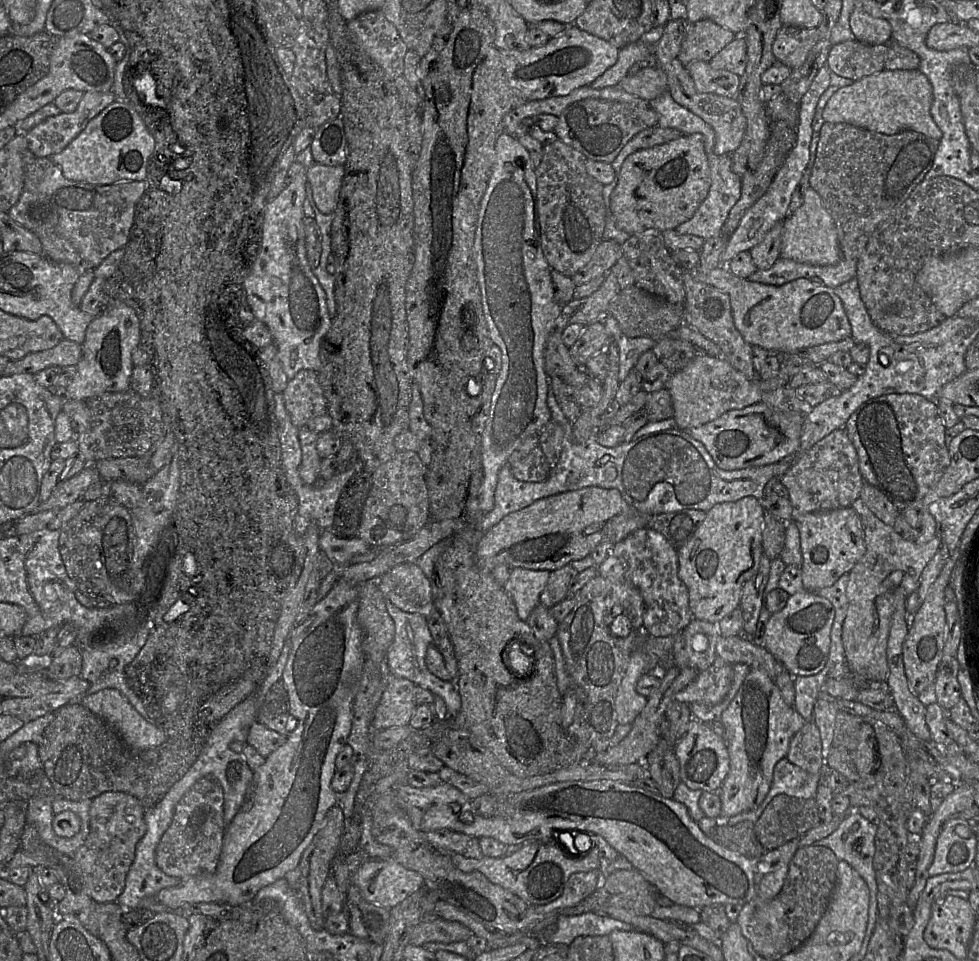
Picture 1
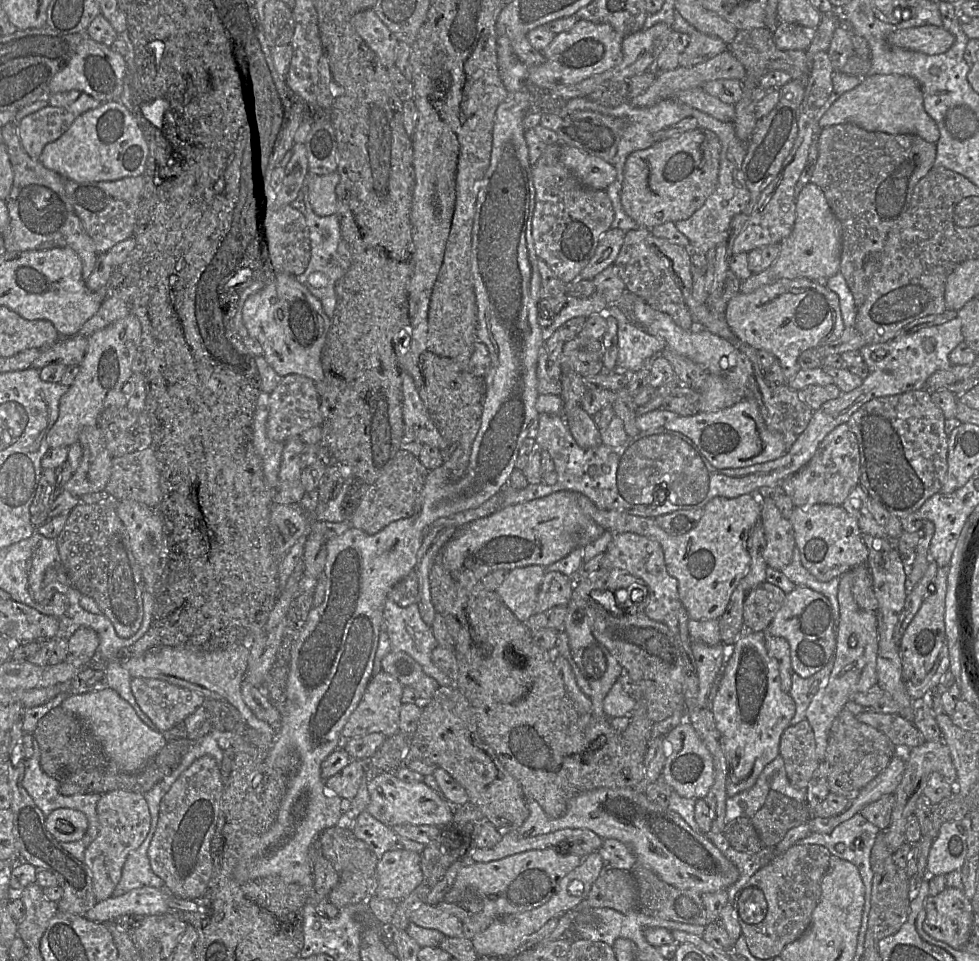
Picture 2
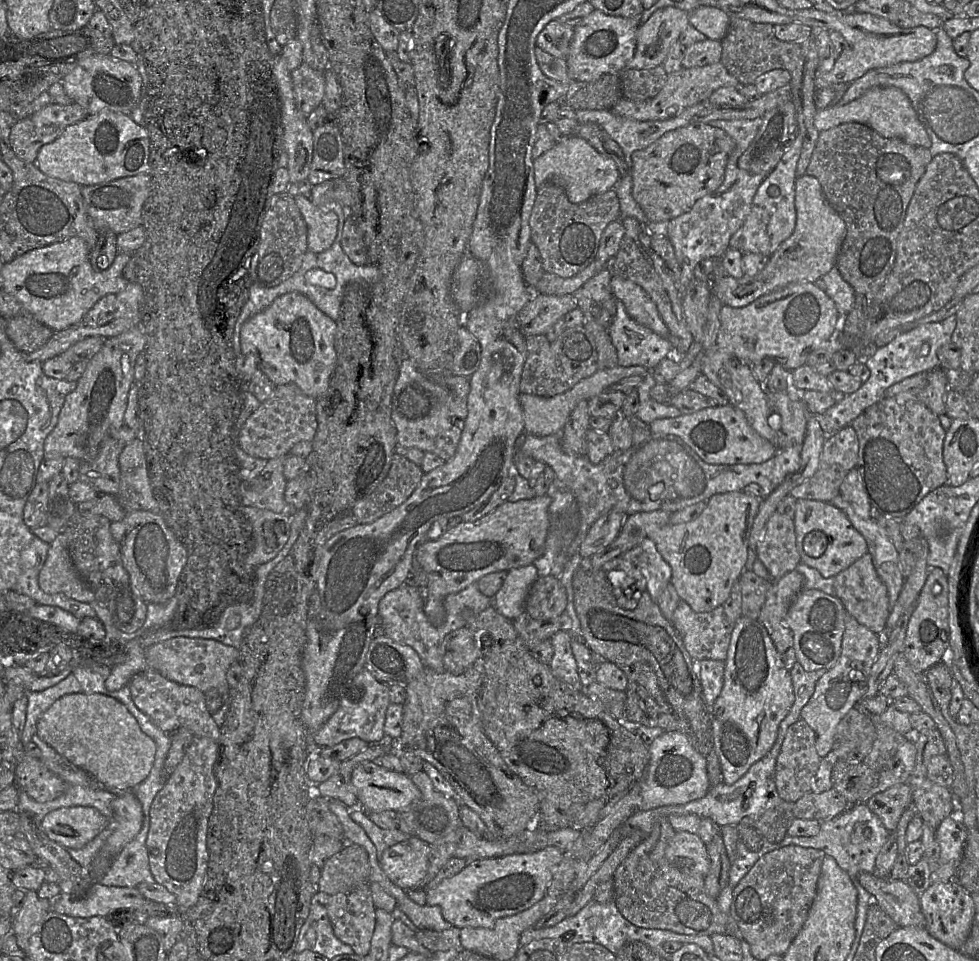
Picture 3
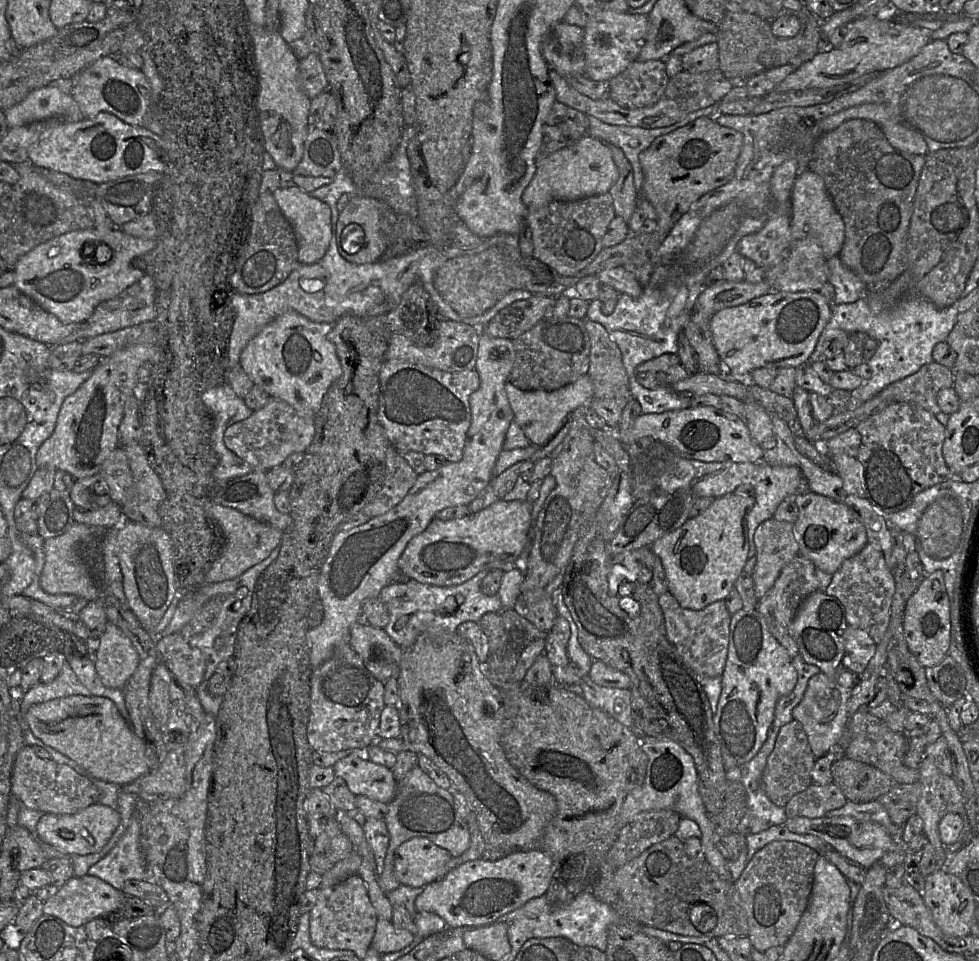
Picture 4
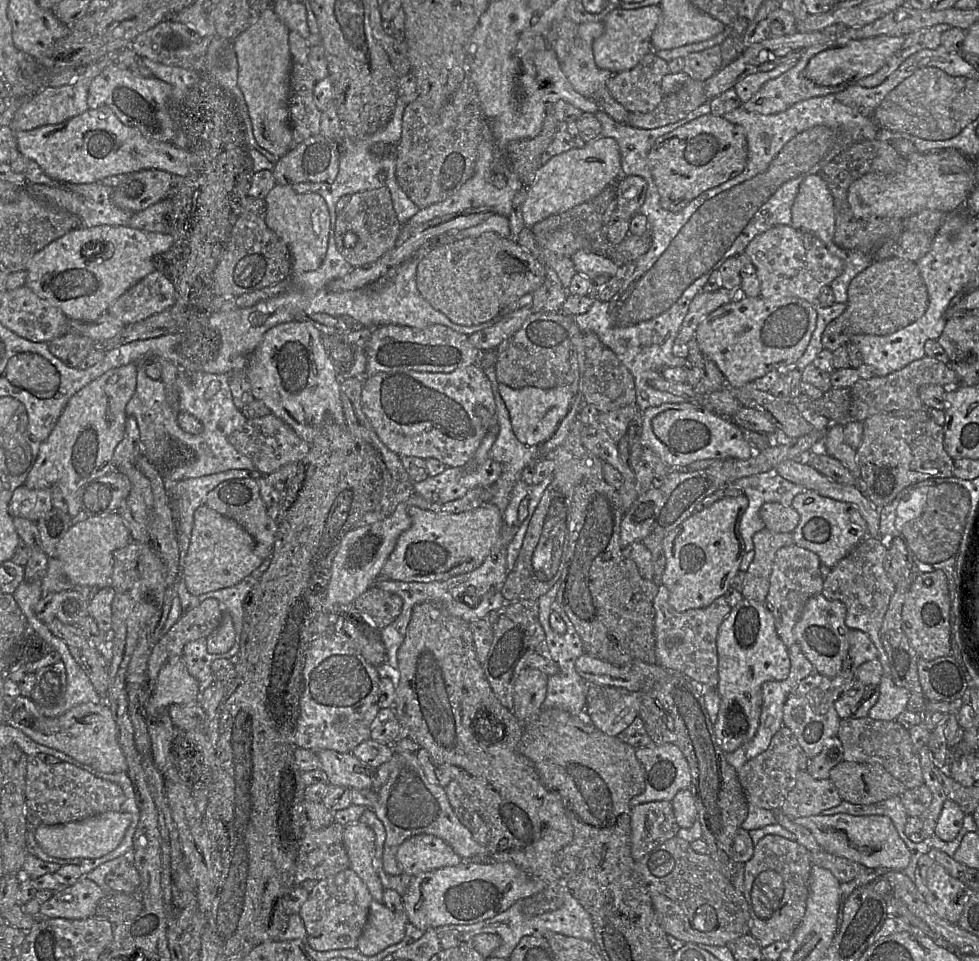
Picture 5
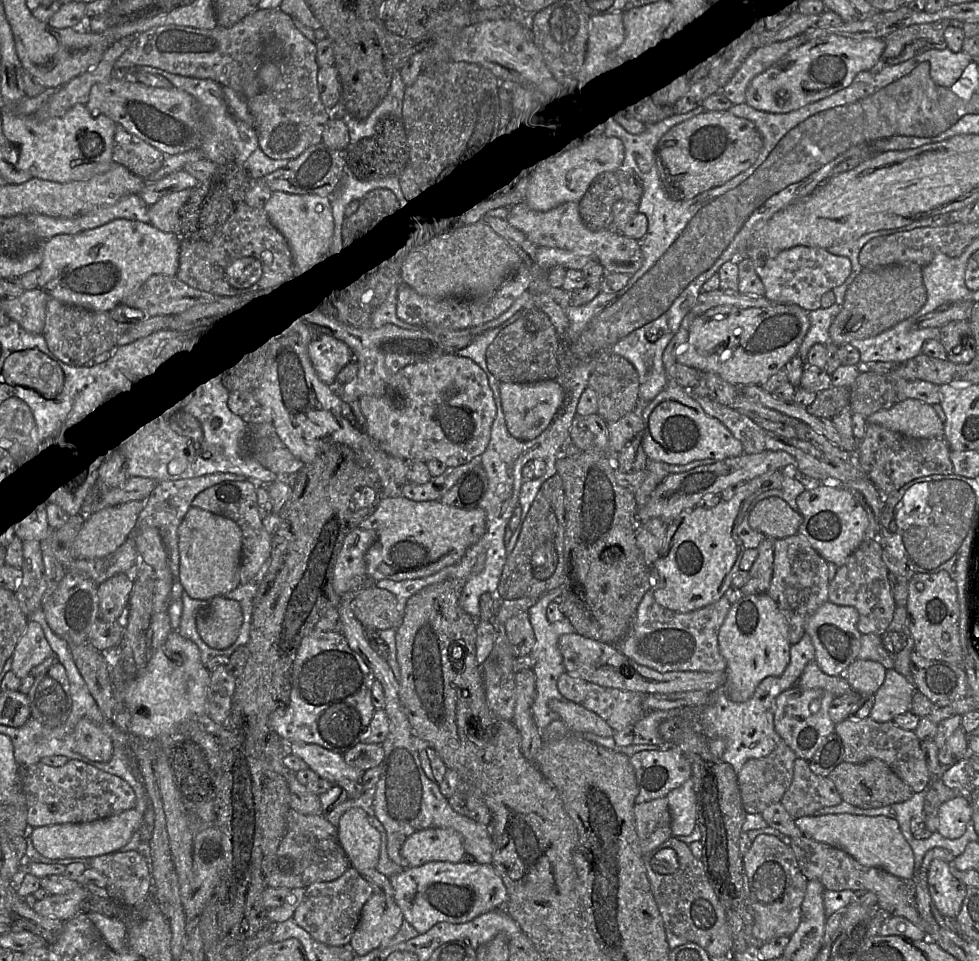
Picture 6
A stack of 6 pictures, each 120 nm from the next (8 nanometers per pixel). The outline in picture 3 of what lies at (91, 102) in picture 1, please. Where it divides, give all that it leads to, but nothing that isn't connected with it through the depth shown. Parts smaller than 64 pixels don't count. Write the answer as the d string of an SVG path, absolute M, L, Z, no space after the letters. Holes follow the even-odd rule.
M77 103L48 104L13 126L10 146L19 159L35 164L42 146L56 140L68 126L87 117L88 111Z

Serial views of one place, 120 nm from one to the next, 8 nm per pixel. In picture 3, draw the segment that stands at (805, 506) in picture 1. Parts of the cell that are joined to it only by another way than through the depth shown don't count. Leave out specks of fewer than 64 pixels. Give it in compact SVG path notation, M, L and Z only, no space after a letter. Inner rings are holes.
M848 425L824 441L819 466L813 476L794 487L789 495L795 499L831 502L840 495L840 486L858 462L859 441Z

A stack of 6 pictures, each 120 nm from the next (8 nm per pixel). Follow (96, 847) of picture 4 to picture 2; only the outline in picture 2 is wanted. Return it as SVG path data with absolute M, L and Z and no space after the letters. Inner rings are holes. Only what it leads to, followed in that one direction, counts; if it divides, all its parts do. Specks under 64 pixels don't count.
M58 808L46 816L45 825L58 842L74 842L84 836L88 828L88 821L81 811Z

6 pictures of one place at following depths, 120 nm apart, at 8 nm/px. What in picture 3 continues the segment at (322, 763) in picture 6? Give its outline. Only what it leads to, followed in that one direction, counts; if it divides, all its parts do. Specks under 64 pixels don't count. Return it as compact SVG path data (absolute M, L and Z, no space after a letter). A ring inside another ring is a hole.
M364 761L357 765L351 782L359 804L366 812L401 812L421 798L419 788L409 775L389 771L377 761Z

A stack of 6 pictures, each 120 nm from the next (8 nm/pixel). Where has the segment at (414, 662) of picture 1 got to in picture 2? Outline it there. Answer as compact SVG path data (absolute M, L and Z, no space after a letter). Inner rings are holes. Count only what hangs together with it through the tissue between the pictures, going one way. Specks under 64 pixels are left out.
M387 600L383 610L383 631L387 634L391 650L405 652L411 656L423 671L437 681L439 686L456 685L446 674L444 674L432 661L432 652L438 646L431 627L427 626L421 619L417 604L400 607L391 600Z

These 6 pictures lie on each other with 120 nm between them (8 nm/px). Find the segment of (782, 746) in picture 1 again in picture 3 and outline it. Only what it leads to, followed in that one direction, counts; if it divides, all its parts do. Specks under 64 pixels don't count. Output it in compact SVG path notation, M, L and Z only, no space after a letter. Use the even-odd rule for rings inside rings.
M741 616L733 625L725 661L722 690L711 709L711 728L714 750L720 761L723 782L734 784L773 747L781 721L789 713L795 700L792 678L773 644L766 628L759 620Z

